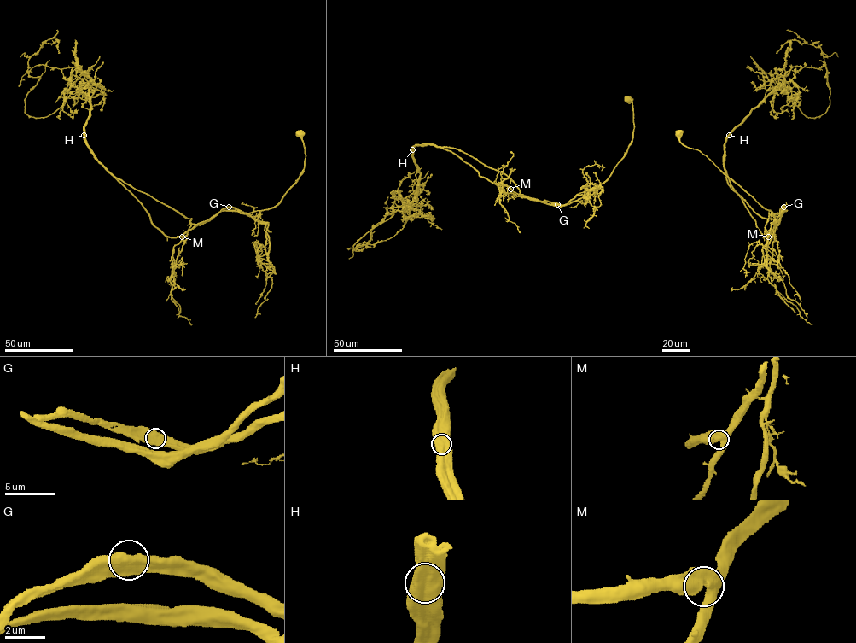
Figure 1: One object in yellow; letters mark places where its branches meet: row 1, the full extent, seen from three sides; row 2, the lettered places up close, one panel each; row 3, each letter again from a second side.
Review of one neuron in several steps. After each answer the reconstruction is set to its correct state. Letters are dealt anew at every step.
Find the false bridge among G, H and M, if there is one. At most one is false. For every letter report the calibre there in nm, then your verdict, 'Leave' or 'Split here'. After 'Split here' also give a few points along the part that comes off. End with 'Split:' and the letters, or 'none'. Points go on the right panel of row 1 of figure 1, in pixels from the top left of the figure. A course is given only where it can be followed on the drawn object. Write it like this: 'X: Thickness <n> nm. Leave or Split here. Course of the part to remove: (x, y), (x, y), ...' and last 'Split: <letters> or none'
G: Thickness 650 nm. Leave
H: Thickness 750 nm. Split here. Course of the part to remove: (729, 135), (724, 168), (762, 236), (771, 234), (785, 211), (776, 213), (771, 223), (766, 266), (806, 317)
M: Thickness 600 nm. Leave
Split: H

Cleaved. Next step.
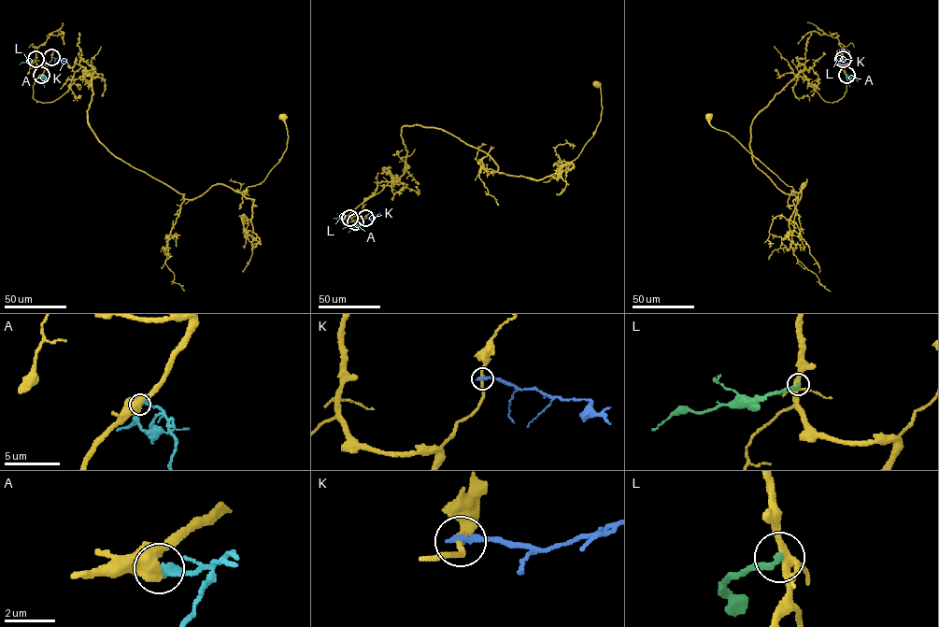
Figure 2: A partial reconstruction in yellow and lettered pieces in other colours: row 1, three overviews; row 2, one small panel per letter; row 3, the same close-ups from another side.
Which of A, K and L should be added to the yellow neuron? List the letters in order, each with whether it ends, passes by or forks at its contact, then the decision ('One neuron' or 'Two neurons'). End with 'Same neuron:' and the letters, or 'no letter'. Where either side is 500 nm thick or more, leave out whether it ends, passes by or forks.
A: Two neurons
K: It ends there. Two neurons
L: It ends there. Two neurons
Same neuron: no letter

